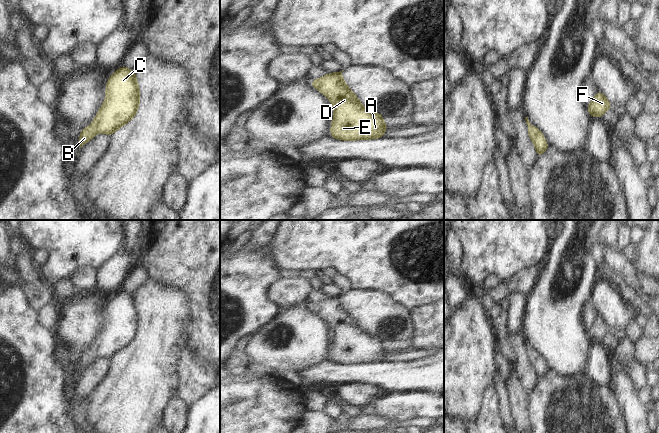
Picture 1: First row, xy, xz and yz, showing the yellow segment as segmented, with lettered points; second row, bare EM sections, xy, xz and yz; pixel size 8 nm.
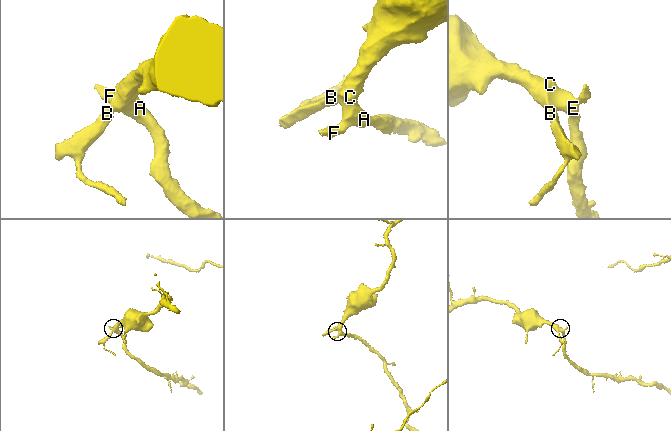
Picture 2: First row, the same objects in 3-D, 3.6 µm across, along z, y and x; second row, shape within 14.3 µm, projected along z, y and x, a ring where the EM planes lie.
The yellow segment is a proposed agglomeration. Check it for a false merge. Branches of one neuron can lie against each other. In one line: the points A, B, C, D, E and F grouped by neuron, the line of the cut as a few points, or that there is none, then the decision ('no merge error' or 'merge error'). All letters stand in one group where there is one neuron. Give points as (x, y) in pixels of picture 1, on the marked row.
groups A B C D E F; cut none; no merge error

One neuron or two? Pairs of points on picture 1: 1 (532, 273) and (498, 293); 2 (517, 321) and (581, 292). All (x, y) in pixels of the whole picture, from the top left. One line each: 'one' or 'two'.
1: one
2: two

